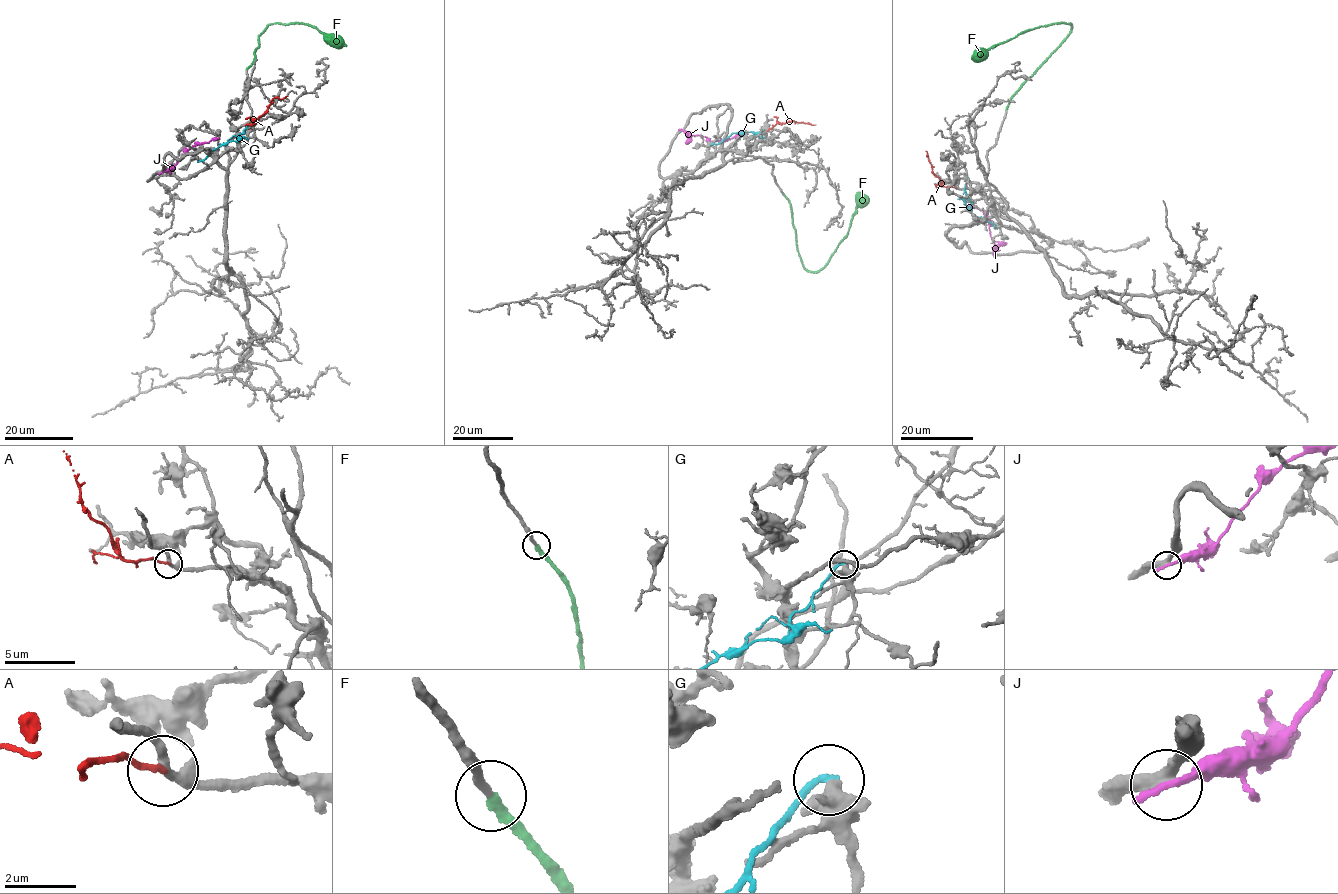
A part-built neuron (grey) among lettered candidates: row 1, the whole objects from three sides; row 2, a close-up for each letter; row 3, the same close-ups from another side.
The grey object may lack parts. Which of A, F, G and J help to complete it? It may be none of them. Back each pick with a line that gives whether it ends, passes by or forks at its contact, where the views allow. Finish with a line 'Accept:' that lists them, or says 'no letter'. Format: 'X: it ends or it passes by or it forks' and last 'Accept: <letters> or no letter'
F: it ends
Accept: F

